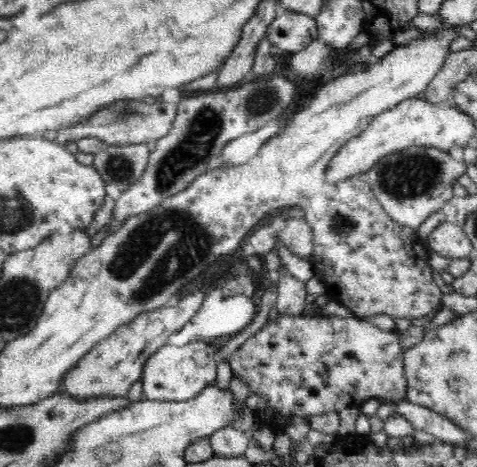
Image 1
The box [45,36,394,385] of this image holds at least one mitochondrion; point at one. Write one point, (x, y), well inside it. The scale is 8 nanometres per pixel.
(154, 257)

